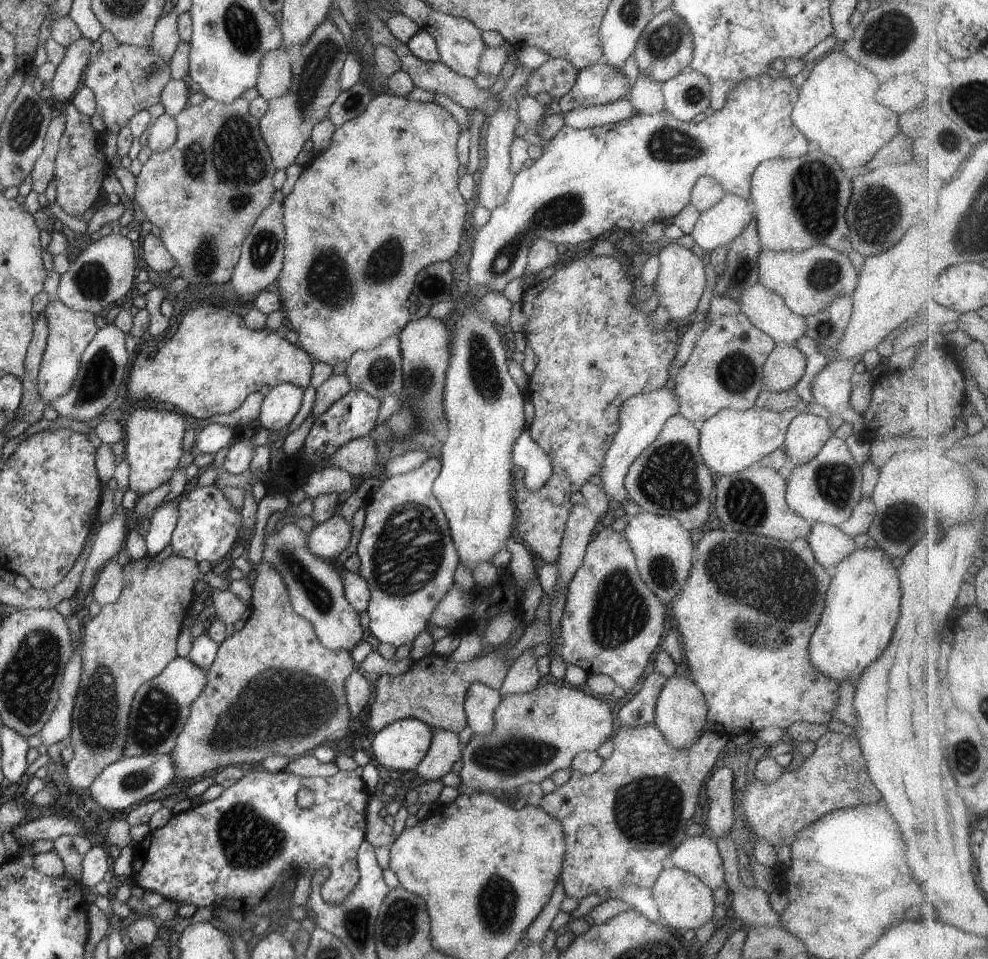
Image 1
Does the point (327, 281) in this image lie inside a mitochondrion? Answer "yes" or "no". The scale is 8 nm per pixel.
yes

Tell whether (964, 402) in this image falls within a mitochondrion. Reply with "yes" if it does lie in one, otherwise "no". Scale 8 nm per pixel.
no

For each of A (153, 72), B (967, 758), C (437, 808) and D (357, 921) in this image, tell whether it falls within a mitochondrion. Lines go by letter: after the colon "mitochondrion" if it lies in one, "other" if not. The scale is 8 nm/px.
A: mitochondrion
B: mitochondrion
C: other
D: mitochondrion

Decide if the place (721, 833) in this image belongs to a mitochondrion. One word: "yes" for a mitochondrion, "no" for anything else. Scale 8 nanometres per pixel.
no

